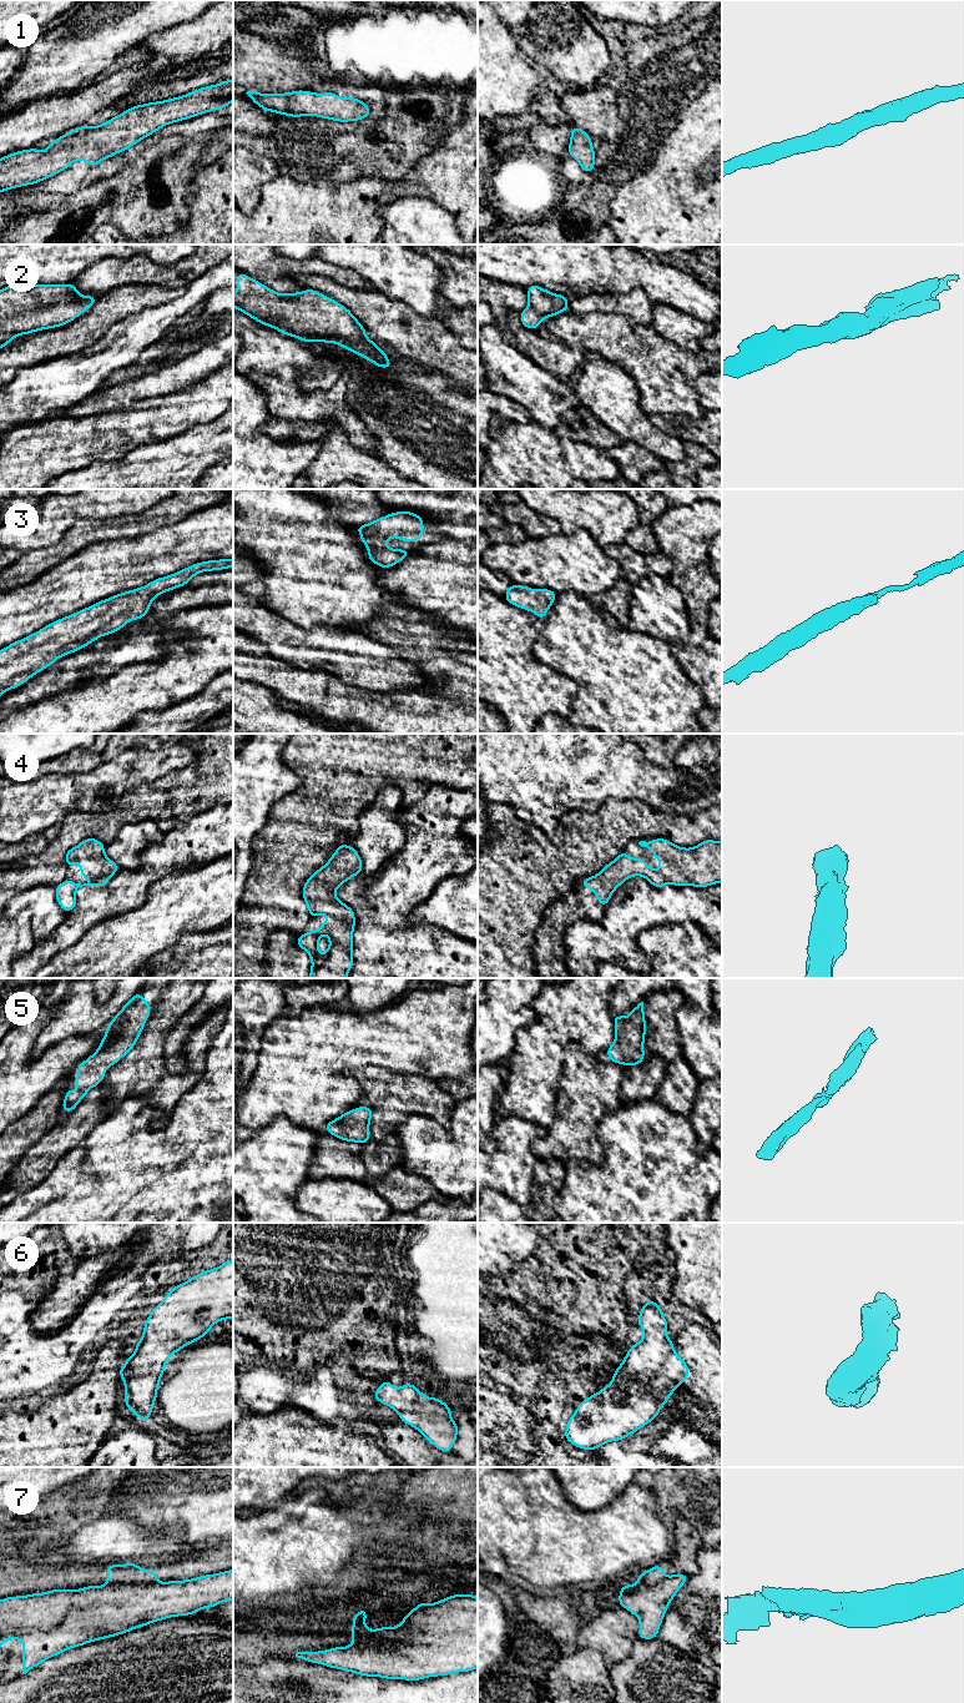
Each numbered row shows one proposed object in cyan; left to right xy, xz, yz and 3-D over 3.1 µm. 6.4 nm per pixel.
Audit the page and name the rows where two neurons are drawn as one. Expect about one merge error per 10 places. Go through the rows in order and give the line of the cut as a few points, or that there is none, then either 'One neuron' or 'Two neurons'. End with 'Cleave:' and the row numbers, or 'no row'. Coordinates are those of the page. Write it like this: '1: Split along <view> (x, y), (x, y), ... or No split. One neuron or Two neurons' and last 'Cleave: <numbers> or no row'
1: No split. One neuron
2: No split. One neuron
3: No split. One neuron
4: No split. One neuron
5: No split. One neuron
6: No split. One neuron
7: Split along xy (156, 1581), (147, 1583), (107, 1583). Two neurons
Cleave: 7

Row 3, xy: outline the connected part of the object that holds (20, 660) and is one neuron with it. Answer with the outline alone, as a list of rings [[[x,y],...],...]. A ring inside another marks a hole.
[[[233,559],[196,563],[142,588],[100,600],[7,645],[0,650],[0,696],[29,681],[61,656],[121,630],[131,620],[146,616],[156,596],[185,586],[200,573],[228,568],[233,568]]]

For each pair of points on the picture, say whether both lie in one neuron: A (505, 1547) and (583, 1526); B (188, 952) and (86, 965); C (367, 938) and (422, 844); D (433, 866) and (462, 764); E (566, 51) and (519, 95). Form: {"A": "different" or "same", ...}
{"A": "same", "B": "different", "C": "same", "D": "different", "E": "different"}

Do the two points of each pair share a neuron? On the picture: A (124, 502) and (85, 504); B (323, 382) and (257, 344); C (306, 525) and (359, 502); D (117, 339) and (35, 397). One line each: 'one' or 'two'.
A: one
B: two
C: two
D: one

